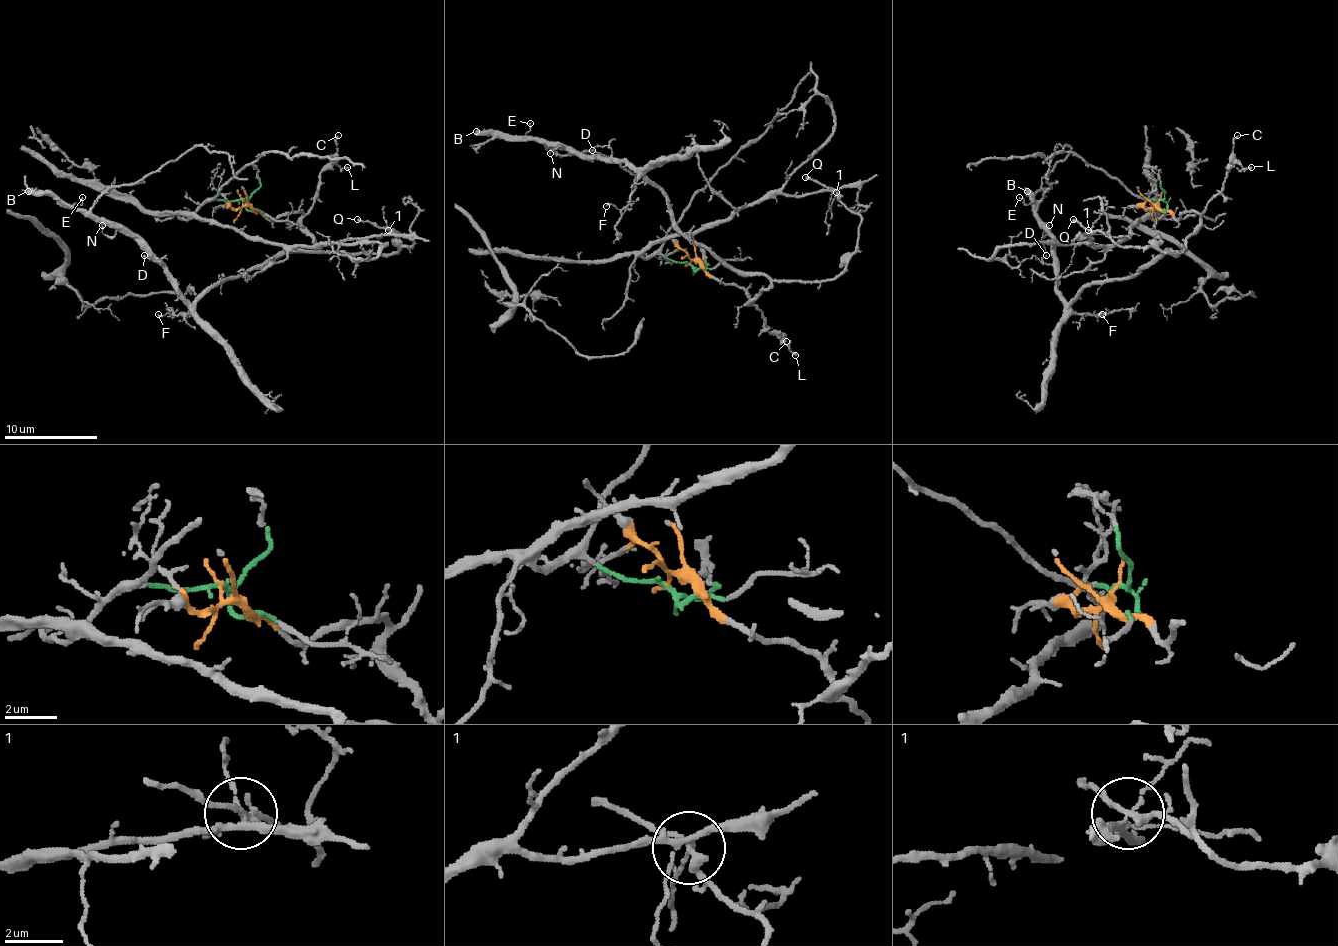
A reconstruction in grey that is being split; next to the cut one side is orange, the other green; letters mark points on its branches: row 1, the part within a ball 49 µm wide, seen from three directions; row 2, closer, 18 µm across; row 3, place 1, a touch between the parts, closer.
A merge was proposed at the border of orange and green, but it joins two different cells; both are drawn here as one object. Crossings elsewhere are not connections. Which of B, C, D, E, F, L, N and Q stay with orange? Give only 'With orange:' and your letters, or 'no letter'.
With orange: B, C, D, E, F, L, N, Q

